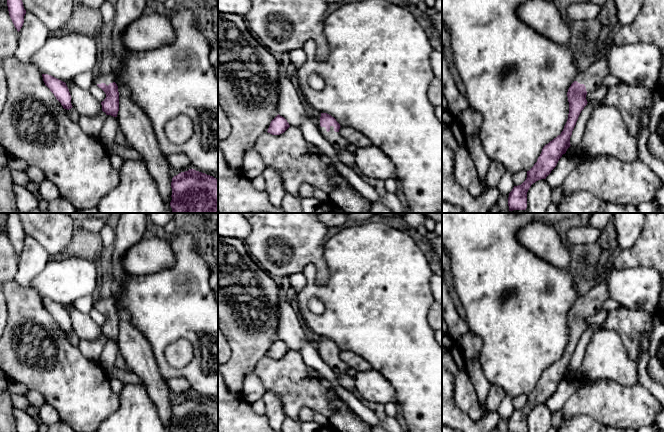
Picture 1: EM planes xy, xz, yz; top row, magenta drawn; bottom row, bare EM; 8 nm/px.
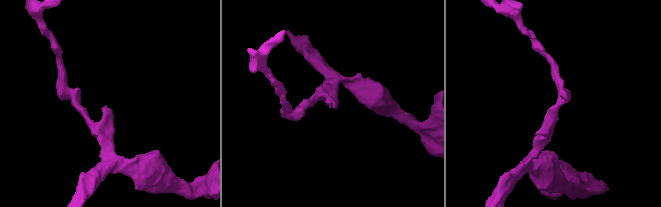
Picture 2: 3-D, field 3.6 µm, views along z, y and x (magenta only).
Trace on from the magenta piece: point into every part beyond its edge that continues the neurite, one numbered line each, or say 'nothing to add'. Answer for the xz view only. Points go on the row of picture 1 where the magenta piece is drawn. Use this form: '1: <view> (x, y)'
1: xz (334, 138)

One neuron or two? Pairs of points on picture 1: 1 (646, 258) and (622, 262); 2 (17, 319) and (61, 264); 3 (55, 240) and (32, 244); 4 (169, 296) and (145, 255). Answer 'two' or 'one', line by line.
1: one
2: two
3: two
4: two

